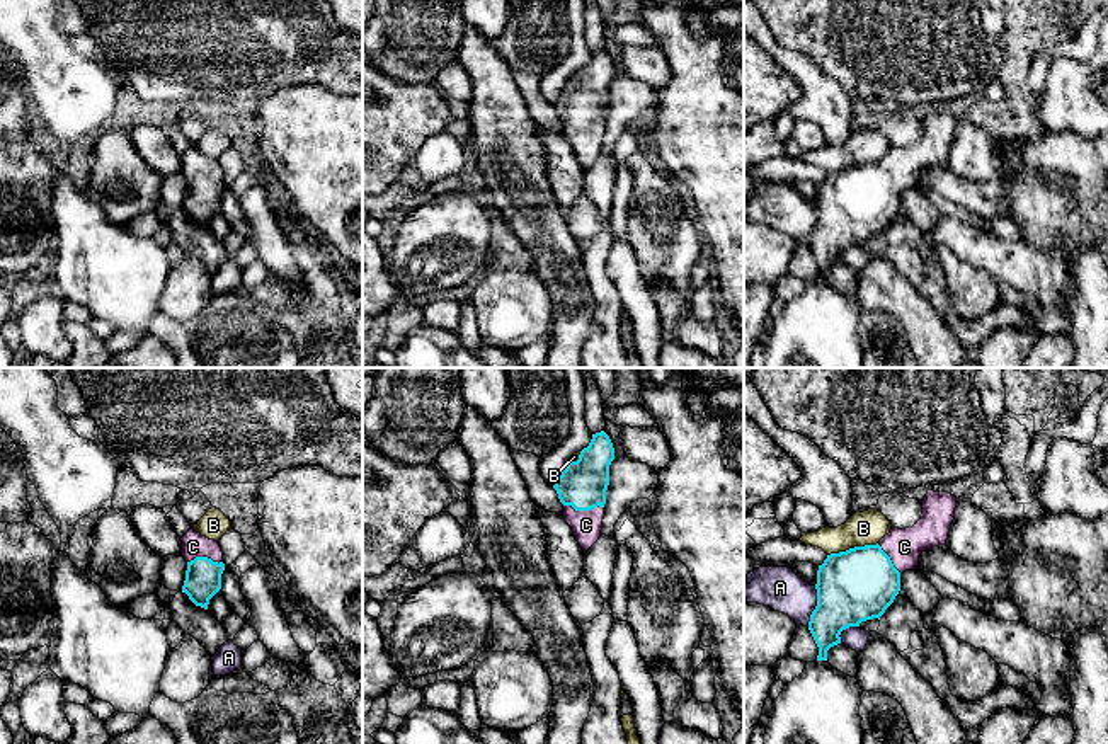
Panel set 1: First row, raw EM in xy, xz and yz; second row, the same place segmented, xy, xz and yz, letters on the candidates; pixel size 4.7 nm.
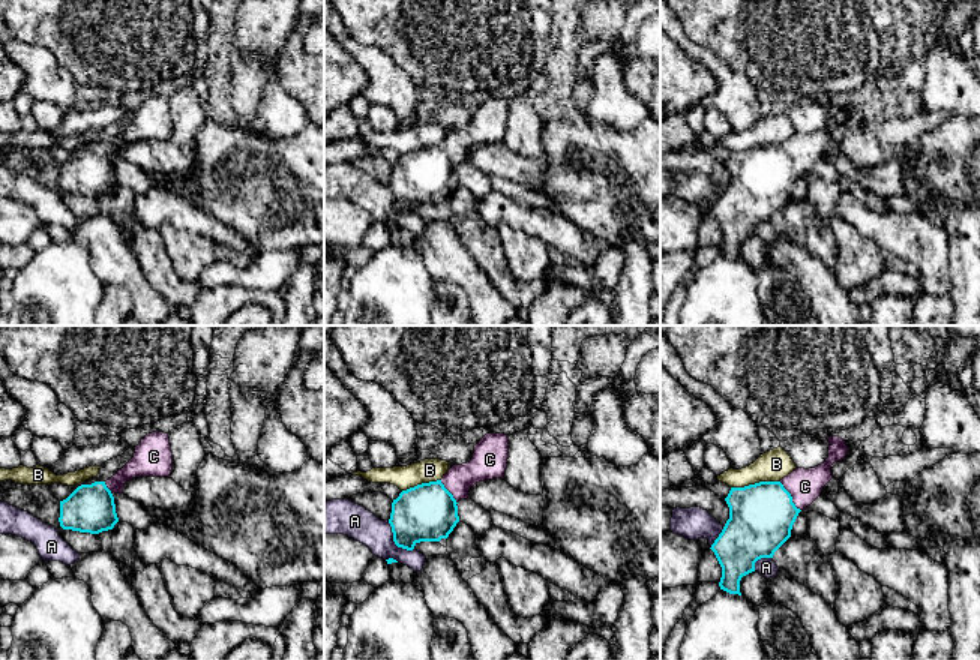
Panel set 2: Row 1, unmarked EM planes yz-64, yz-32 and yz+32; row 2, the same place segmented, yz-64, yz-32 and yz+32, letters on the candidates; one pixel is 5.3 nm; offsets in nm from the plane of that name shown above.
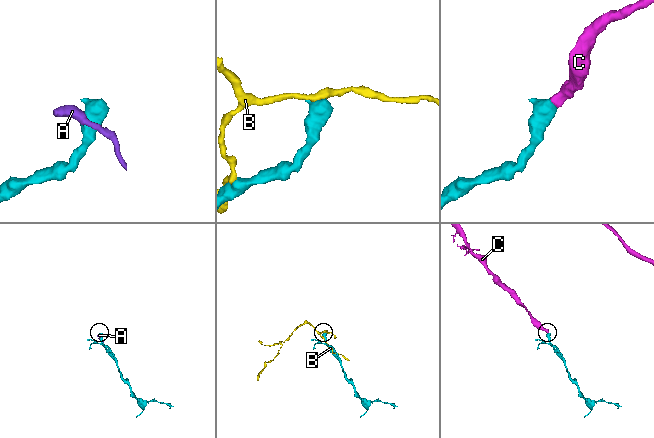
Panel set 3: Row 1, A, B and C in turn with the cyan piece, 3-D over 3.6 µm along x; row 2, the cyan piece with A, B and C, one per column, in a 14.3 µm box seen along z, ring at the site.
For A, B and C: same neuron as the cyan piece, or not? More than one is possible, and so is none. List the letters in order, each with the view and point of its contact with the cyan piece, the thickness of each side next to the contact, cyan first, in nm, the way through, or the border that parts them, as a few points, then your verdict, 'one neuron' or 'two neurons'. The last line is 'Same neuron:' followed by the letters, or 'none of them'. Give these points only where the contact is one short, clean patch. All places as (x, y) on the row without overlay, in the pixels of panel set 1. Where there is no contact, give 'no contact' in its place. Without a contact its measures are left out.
A: meets cyan in yz at (816, 225); 340 nm thick on the cyan side, 200 nm on the other; border along yz (816, 205), (816, 227), (807, 244); two neurons
B: meets cyan in yz at (851, 167); 340 nm thick on the cyan side, 160 nm on the other; two neurons
C: meets cyan in xz at (584, 128); 220 nm thick on the cyan side, 140 nm on the other; runs through xz (582, 103), (584, 128), (586, 143); one neuron
Same neuron: C

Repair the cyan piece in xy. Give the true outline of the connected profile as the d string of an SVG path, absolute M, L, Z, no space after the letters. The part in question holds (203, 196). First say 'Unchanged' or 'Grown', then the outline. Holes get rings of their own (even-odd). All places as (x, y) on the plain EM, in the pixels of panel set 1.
Grown. M191 146L180 160L180 172L187 180L182 211L186 211L196 225L208 228L209 218L221 208L221 192L225 189L221 165L194 146Z

